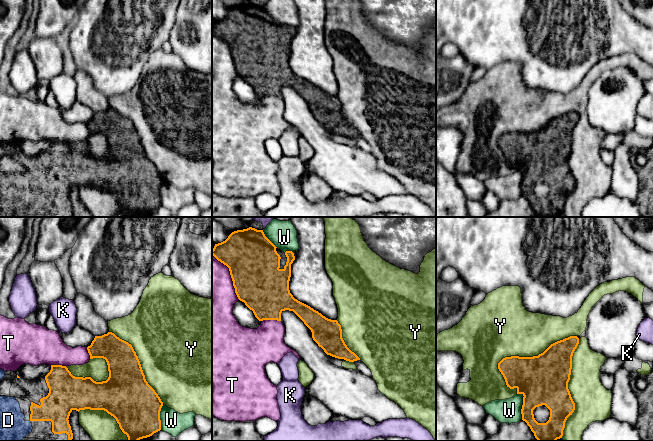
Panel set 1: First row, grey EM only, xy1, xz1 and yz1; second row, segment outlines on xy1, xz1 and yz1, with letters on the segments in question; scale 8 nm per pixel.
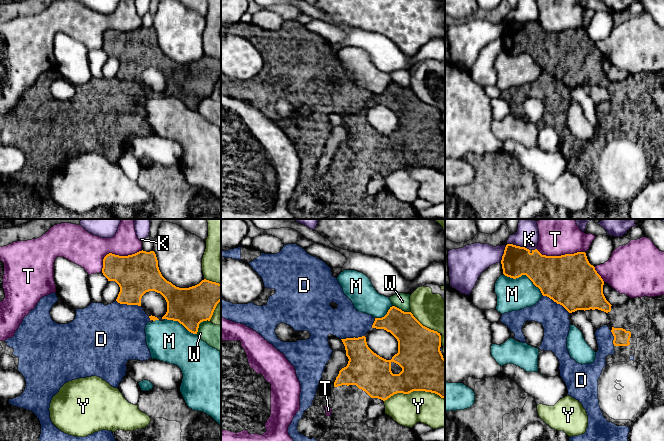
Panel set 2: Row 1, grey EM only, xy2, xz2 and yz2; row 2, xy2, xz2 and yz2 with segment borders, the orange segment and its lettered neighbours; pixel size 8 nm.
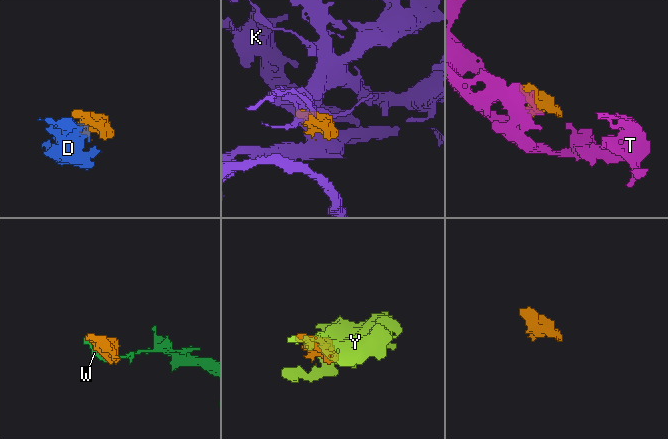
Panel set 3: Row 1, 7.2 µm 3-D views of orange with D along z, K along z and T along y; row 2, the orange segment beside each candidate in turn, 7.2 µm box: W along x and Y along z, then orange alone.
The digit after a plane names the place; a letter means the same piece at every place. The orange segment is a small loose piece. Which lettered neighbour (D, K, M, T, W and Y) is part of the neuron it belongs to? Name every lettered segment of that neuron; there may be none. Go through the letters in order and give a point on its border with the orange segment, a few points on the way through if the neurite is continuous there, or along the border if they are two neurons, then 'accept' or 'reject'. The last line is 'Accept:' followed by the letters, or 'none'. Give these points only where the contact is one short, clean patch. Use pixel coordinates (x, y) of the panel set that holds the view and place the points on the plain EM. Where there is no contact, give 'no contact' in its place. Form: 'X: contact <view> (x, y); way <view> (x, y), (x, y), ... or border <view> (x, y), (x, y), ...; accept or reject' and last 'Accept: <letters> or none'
D: contact yz2 (556, 78); accept
K: contact yz2 (509, 20); border yz2 (529, 26), (524, 23), (507, 20), (500, 38); reject
M: contact yz2 (524, 50); reject
T: contact xy2 (116, 31); reject
W: contact yz1 (522, 181); reject
Y: contact yz1 (525, 133); reject
Accept: D

